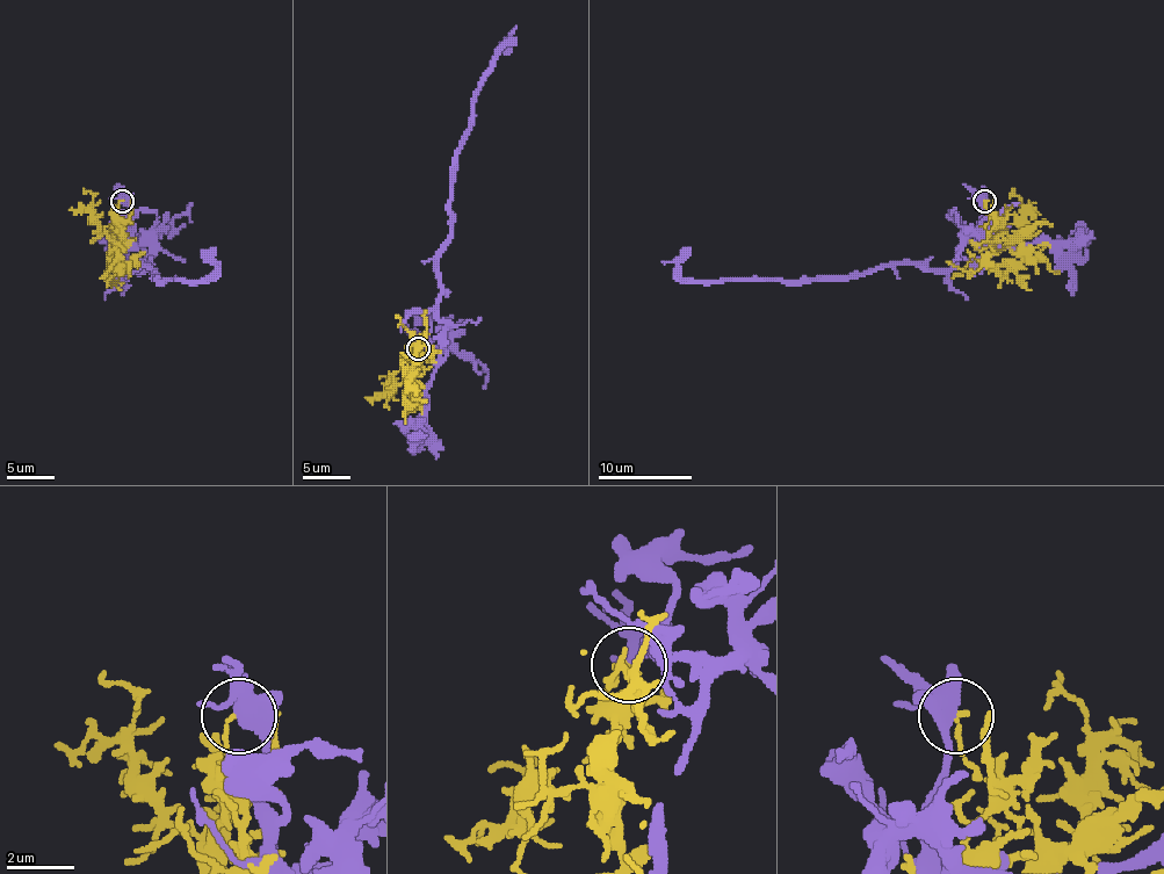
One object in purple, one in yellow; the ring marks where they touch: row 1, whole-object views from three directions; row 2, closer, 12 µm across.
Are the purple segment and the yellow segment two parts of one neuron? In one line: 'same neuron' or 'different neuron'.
different neuron

